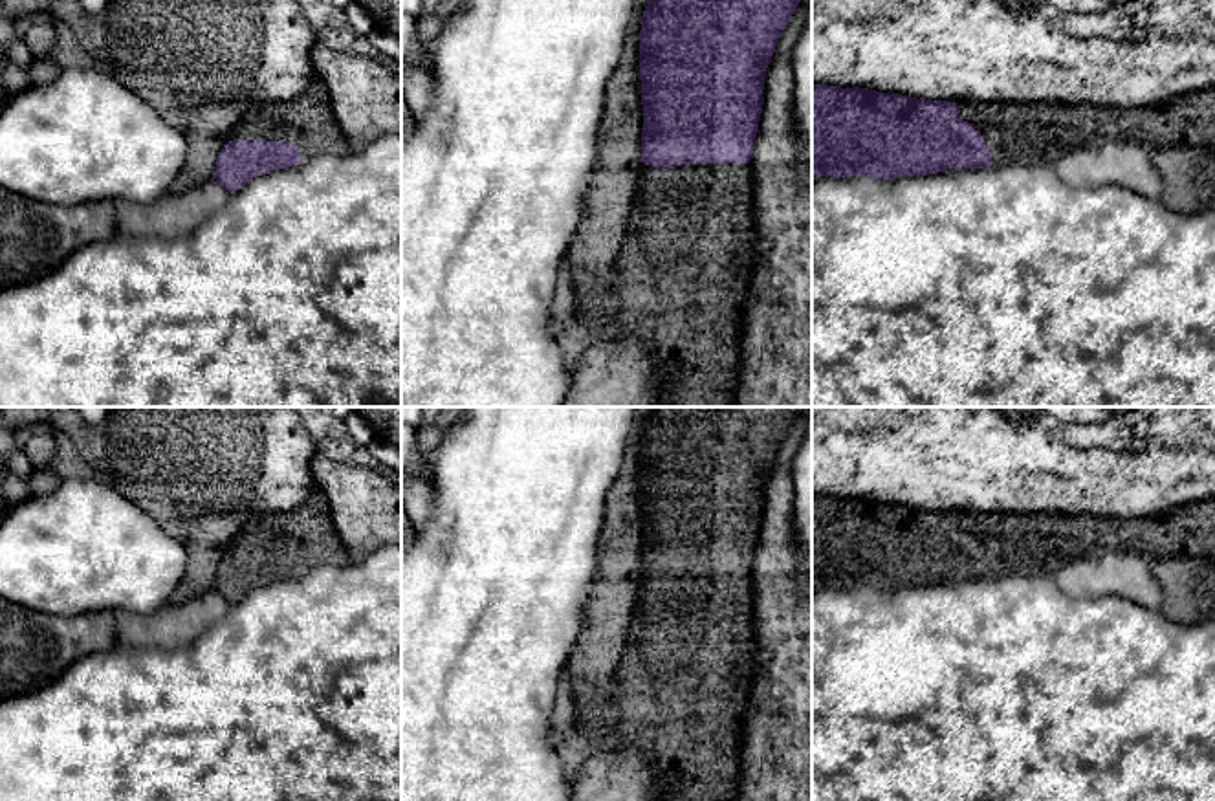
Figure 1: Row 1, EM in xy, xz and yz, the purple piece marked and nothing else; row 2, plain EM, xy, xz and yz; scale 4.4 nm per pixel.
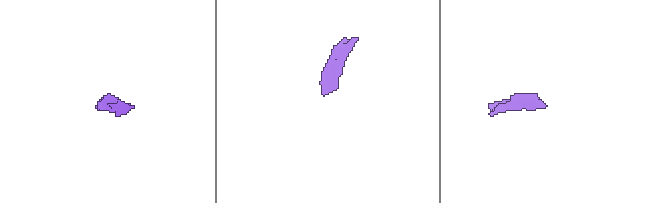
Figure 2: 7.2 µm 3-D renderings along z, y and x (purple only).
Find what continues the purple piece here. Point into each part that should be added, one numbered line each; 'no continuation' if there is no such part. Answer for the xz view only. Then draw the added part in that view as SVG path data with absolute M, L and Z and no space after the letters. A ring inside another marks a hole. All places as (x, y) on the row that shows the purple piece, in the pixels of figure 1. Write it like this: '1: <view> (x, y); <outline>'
1: xz (684, 270); M641 163L625 244L619 297L638 328L629 335L662 363L665 407L733 407L742 352L742 313L755 260L753 167Z

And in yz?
1: yz (1041, 132); M1215 86L1138 108L1063 103L951 101L957 114L988 143L991 165L1056 165L1079 147L1103 141L1136 143L1149 154L1180 145L1215 148Z

